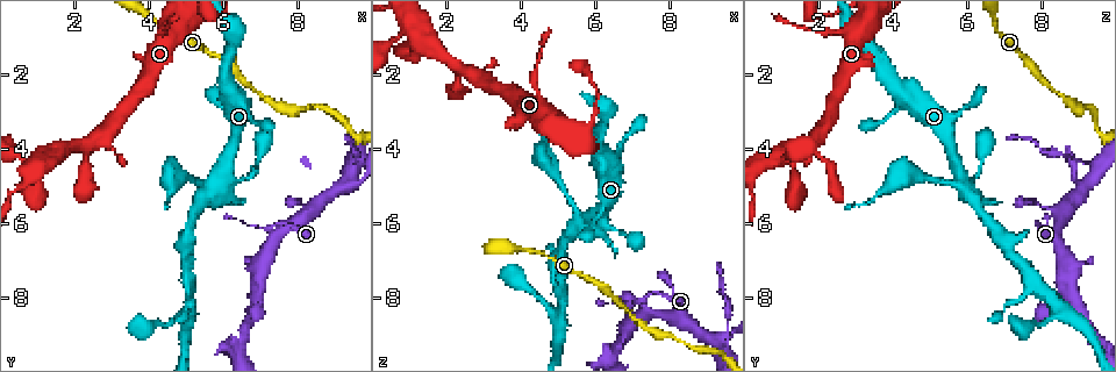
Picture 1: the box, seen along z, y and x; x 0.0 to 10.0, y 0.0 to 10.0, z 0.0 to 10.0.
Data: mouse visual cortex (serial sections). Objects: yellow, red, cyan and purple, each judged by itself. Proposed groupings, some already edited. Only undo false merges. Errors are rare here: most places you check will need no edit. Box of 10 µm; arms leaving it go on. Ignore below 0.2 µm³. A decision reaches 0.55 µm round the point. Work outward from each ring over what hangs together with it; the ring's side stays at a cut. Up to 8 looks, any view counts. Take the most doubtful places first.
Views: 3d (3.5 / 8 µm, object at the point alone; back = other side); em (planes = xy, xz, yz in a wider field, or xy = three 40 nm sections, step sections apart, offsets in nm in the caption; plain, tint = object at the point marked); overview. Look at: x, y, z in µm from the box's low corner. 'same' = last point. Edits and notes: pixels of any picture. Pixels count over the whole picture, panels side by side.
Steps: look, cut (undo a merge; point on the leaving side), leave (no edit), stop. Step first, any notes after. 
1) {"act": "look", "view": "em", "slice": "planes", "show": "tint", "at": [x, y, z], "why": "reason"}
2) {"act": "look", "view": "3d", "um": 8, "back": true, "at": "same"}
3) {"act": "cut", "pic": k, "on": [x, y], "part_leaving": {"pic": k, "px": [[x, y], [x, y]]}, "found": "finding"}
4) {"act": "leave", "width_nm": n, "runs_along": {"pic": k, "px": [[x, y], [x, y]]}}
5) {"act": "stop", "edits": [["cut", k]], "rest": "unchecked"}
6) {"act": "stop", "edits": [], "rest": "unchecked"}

{"act": "look", "view": "3d", "um": 8, "at": [5.70, 5.05, 5.95], "why": "side arm on a straight run"}

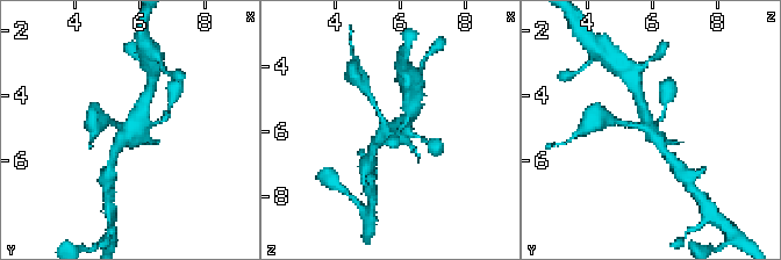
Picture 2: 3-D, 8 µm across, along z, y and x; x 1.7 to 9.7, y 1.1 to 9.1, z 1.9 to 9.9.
{"act": "look", "view": "3d", "um": 3.5, "at": "same", "why": "zoom in"}

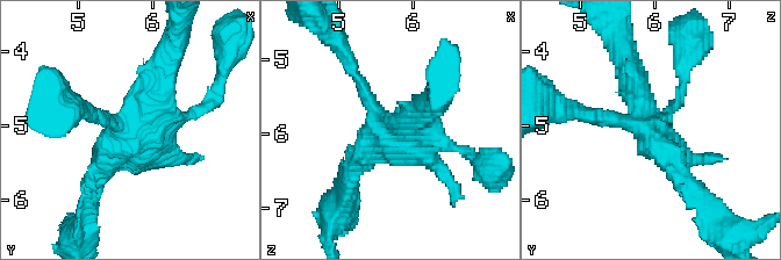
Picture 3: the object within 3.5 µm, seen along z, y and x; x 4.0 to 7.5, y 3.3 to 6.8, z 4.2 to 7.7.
{"act": "look", "view": "em", "slice": "xy", "step": 3, "show": "tint", "at": [5.65, 5.10, 5.95], "why": "shape alone is not enough"}

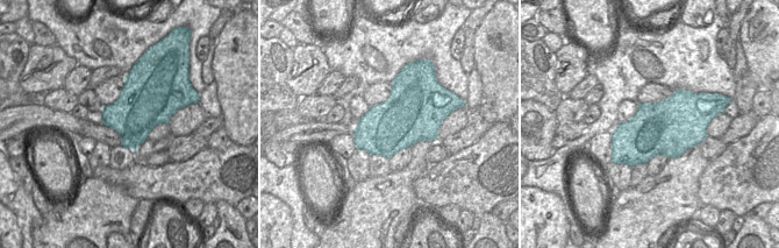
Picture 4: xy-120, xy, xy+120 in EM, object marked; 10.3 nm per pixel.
{"act": "leave", "runs_along": {"pic": 3, "px": [[164, 66], [147, 113], [93, 188]]}, "found": "all the same cell"}

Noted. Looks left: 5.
{"act": "look", "view": "3d", "um": 8, "at": [7.30, 6.55, 8.50], "why": "sharp bend"}

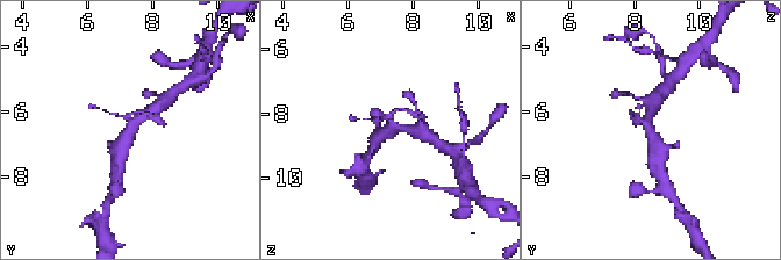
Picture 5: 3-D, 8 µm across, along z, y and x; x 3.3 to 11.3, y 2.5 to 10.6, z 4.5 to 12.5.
{"act": "look", "view": "em", "slice": "planes", "show": "tint", "at": "same", "why": "now the EM"}

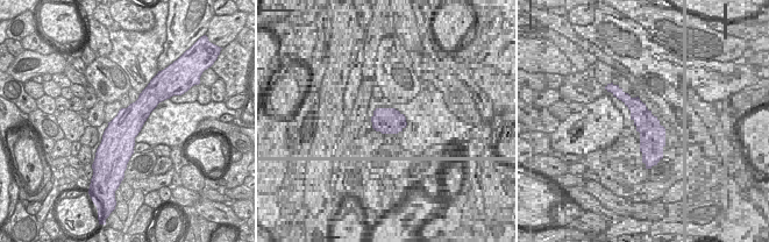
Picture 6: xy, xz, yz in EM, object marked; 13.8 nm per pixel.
{"act": "leave", "found": "one cell here"}

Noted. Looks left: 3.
{"act": "look", "view": "3d", "um": 3.5, "back": true, "at": [9.25, 5.05, 9.15]}

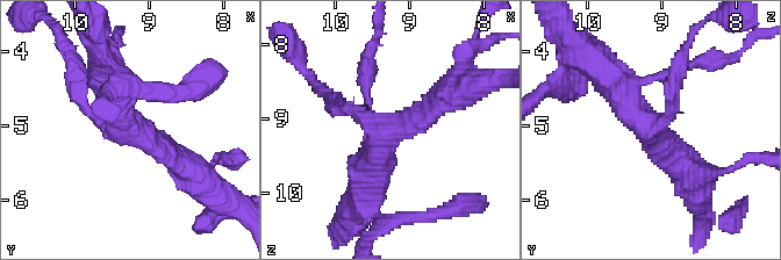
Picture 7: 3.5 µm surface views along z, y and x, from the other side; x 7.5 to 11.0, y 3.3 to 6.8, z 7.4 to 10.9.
{"act": "look", "view": "em", "slice": "xy", "step": 3, "show": "tint", "at": [9.25, 5.00, 9.25]}

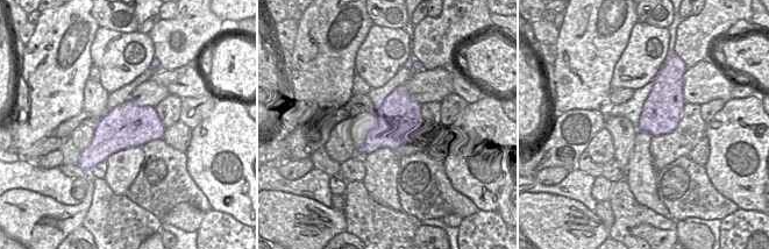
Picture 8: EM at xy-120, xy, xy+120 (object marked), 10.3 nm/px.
{"act": "look", "view": "em", "slice": "xy", "step": 1, "show": "tint", "at": "same", "why": "cut it another way"}

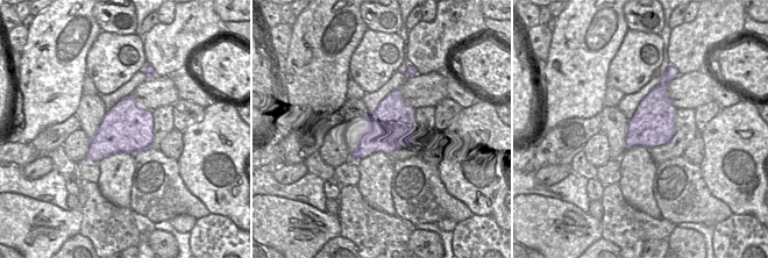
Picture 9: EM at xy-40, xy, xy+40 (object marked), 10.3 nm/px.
{"act": "leave", "arm_widths_nm": [200, 300, 400], "runs_along": {"pic": 7, "px": [[687, 170], [601, 70]]}, "found": "all the same cell"}

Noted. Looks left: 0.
{"act": "stop", "edits": [], "rest": "unchecked"}

